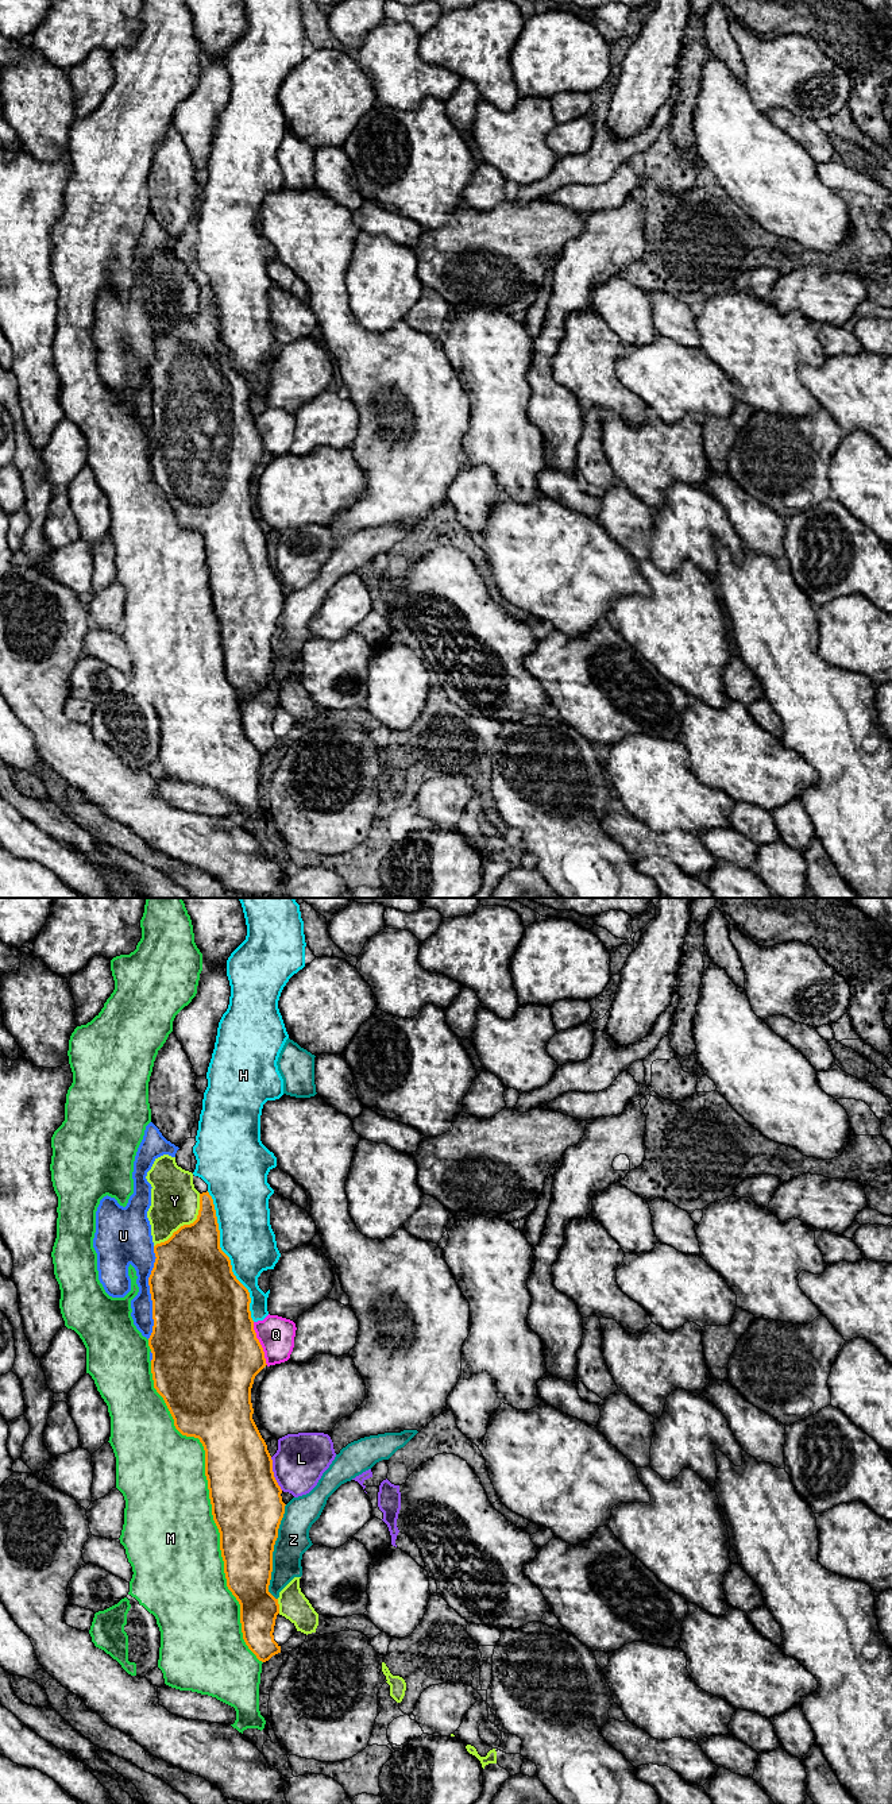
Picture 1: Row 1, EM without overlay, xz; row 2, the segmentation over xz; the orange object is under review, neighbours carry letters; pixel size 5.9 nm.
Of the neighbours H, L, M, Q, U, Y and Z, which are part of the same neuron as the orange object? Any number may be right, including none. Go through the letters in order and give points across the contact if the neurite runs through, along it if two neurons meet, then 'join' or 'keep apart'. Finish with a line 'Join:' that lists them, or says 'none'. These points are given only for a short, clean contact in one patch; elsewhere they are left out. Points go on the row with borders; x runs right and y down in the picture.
H: keep apart
L: keep apart
M: keep apart
Q: along xz (253, 1322), (255, 1337), (267, 1364) | keep apart
U: keep apart
Y: keep apart
Z: keep apart
Join: none

